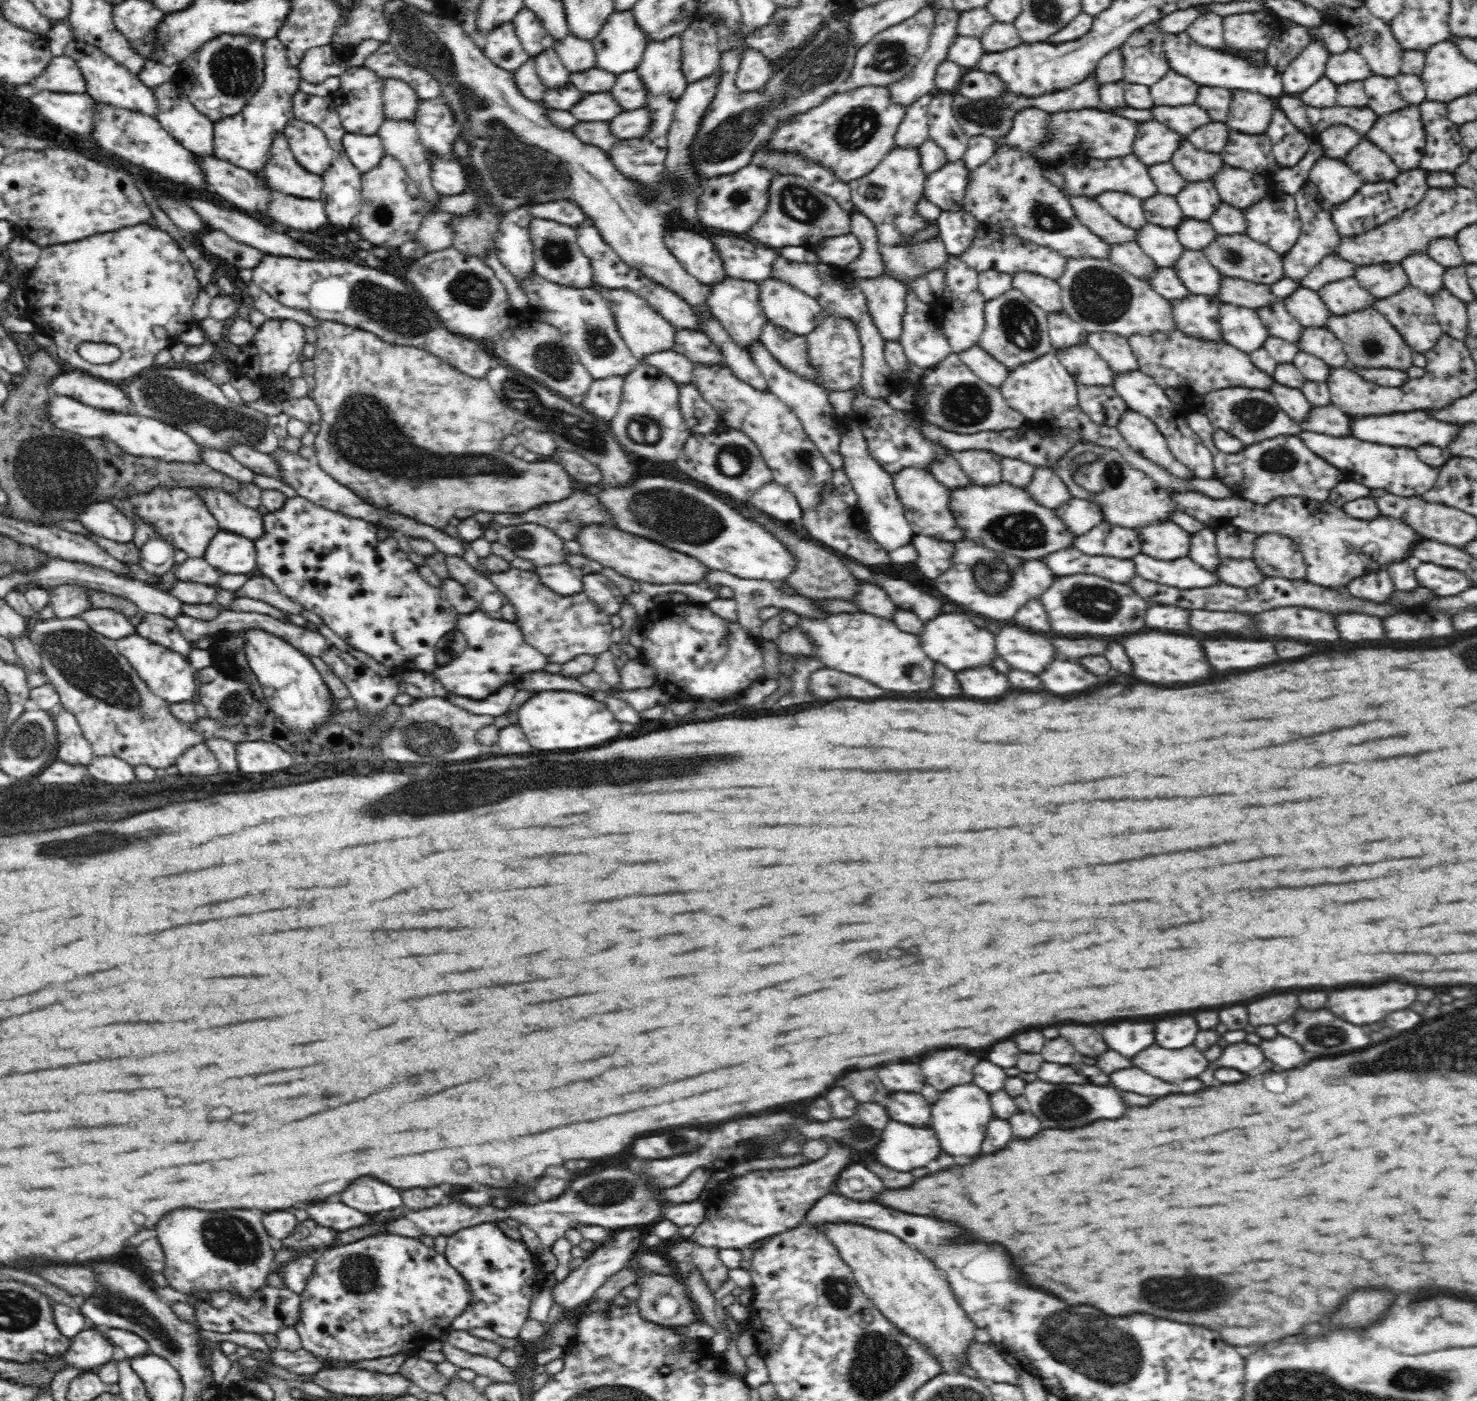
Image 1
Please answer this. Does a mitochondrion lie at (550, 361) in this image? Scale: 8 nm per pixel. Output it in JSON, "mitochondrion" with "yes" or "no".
{"mitochondrion":"yes"}

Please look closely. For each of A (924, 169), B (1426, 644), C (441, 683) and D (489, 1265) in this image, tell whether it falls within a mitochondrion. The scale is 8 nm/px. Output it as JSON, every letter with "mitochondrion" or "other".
{"A":"other","B":"other","C":"other","D":"other"}

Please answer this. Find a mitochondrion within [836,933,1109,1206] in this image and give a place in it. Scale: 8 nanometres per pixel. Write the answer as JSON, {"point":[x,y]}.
{"point":[1064,1107]}

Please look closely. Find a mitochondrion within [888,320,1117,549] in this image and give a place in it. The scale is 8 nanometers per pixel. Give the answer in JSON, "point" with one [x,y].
{"point":[966,404]}

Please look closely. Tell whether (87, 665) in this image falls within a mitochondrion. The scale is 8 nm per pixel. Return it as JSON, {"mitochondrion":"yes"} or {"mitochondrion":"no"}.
{"mitochondrion":"yes"}

